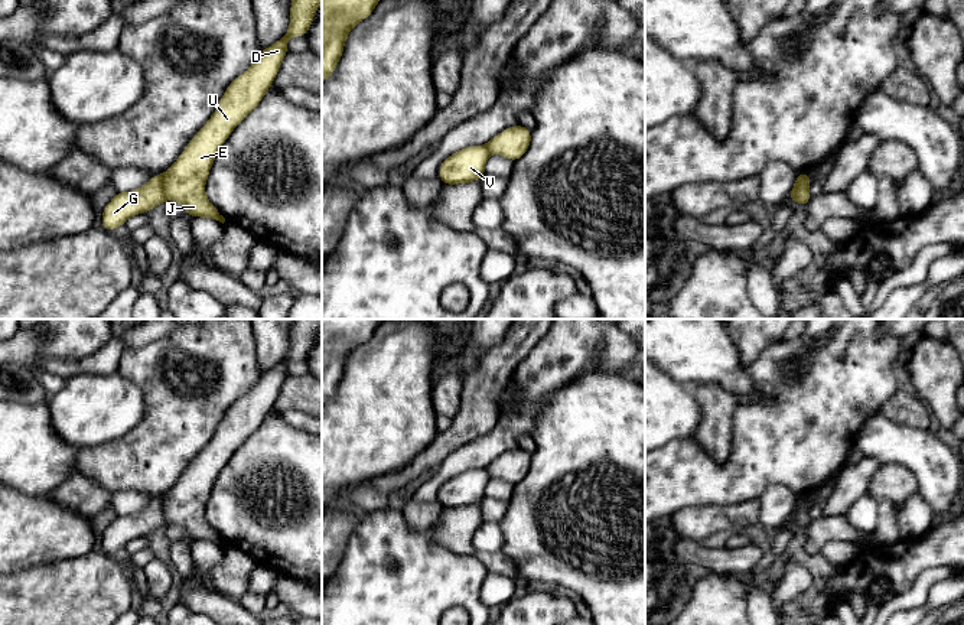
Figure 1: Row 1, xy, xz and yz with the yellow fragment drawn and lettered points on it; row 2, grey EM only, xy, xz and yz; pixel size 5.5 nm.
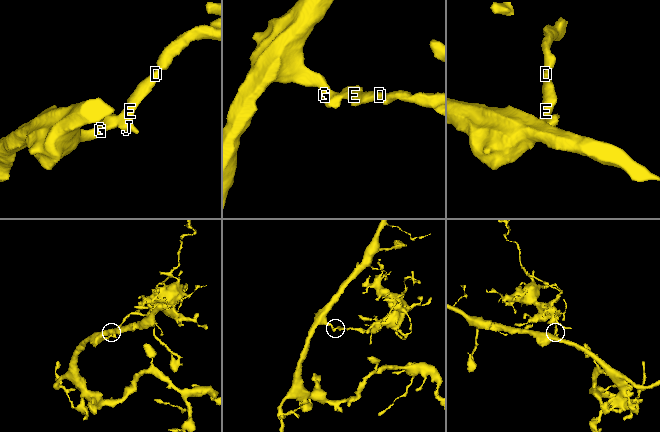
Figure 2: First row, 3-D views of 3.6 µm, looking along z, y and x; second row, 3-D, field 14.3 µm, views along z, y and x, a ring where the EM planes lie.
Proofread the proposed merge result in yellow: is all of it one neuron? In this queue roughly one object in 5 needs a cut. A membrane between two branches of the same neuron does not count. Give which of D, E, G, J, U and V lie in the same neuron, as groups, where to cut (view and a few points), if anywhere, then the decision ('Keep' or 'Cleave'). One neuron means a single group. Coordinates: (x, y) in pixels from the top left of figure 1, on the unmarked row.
Groups: D E J U / G V. Split along xy (162, 497), (162, 511), (166, 523). Cleave

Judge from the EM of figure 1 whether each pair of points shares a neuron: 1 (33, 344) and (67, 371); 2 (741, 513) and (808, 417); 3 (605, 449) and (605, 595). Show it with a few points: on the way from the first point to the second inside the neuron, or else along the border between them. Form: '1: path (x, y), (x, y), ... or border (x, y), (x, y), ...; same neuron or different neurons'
1: border (85, 357), (71, 363), (46, 361), (38, 370); different neurons
2: border (758, 498), (716, 505); different neurons
3: path (559, 477), (531, 518), (559, 560); same neuron

